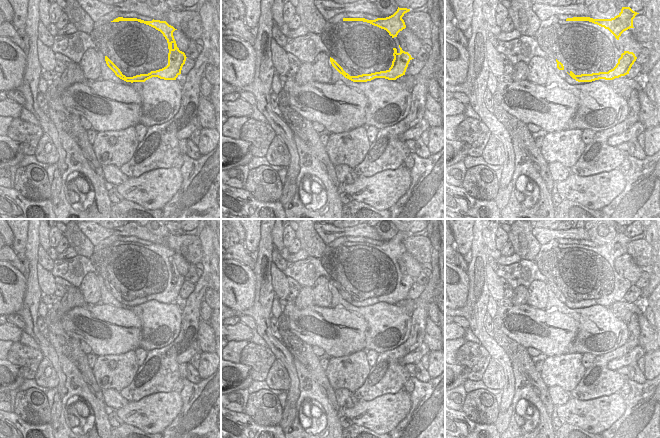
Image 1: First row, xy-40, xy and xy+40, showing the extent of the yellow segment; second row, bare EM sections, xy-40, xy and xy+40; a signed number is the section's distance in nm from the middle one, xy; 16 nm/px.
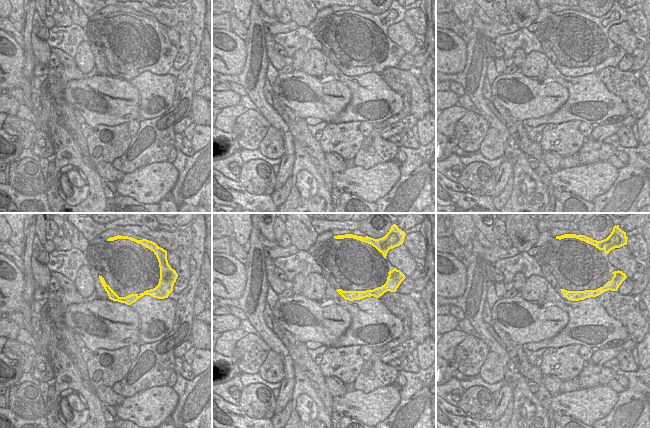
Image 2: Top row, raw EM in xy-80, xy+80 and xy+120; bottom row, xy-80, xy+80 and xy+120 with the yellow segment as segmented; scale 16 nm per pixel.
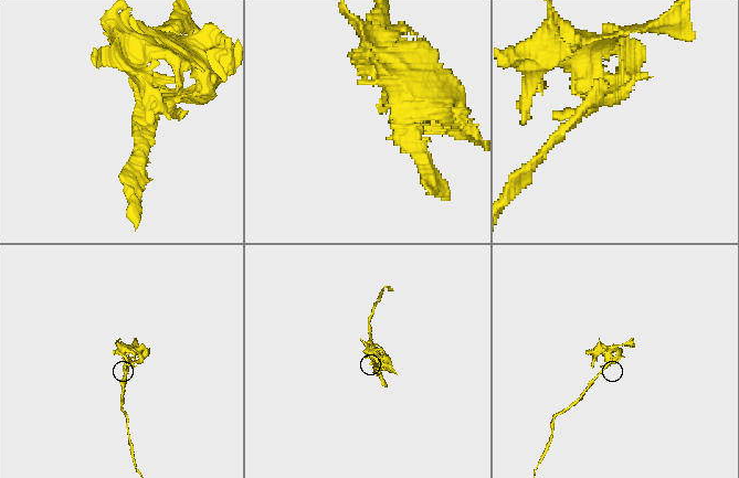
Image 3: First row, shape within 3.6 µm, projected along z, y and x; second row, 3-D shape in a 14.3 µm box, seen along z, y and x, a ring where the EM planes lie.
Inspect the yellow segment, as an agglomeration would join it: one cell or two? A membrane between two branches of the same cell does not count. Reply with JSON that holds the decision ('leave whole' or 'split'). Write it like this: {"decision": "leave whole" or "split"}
{"decision": "split"}

